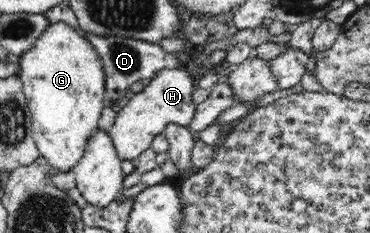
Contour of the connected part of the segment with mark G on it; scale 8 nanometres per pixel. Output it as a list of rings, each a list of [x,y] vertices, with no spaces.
[[[63,21],[50,24],[28,51],[20,57],[17,68],[21,69],[19,79],[23,82],[23,92],[27,99],[28,116],[31,118],[33,138],[39,154],[47,159],[49,166],[57,172],[67,172],[83,156],[90,136],[98,130],[99,116],[105,108],[105,72],[99,53],[89,43],[87,37],[75,31]]]

